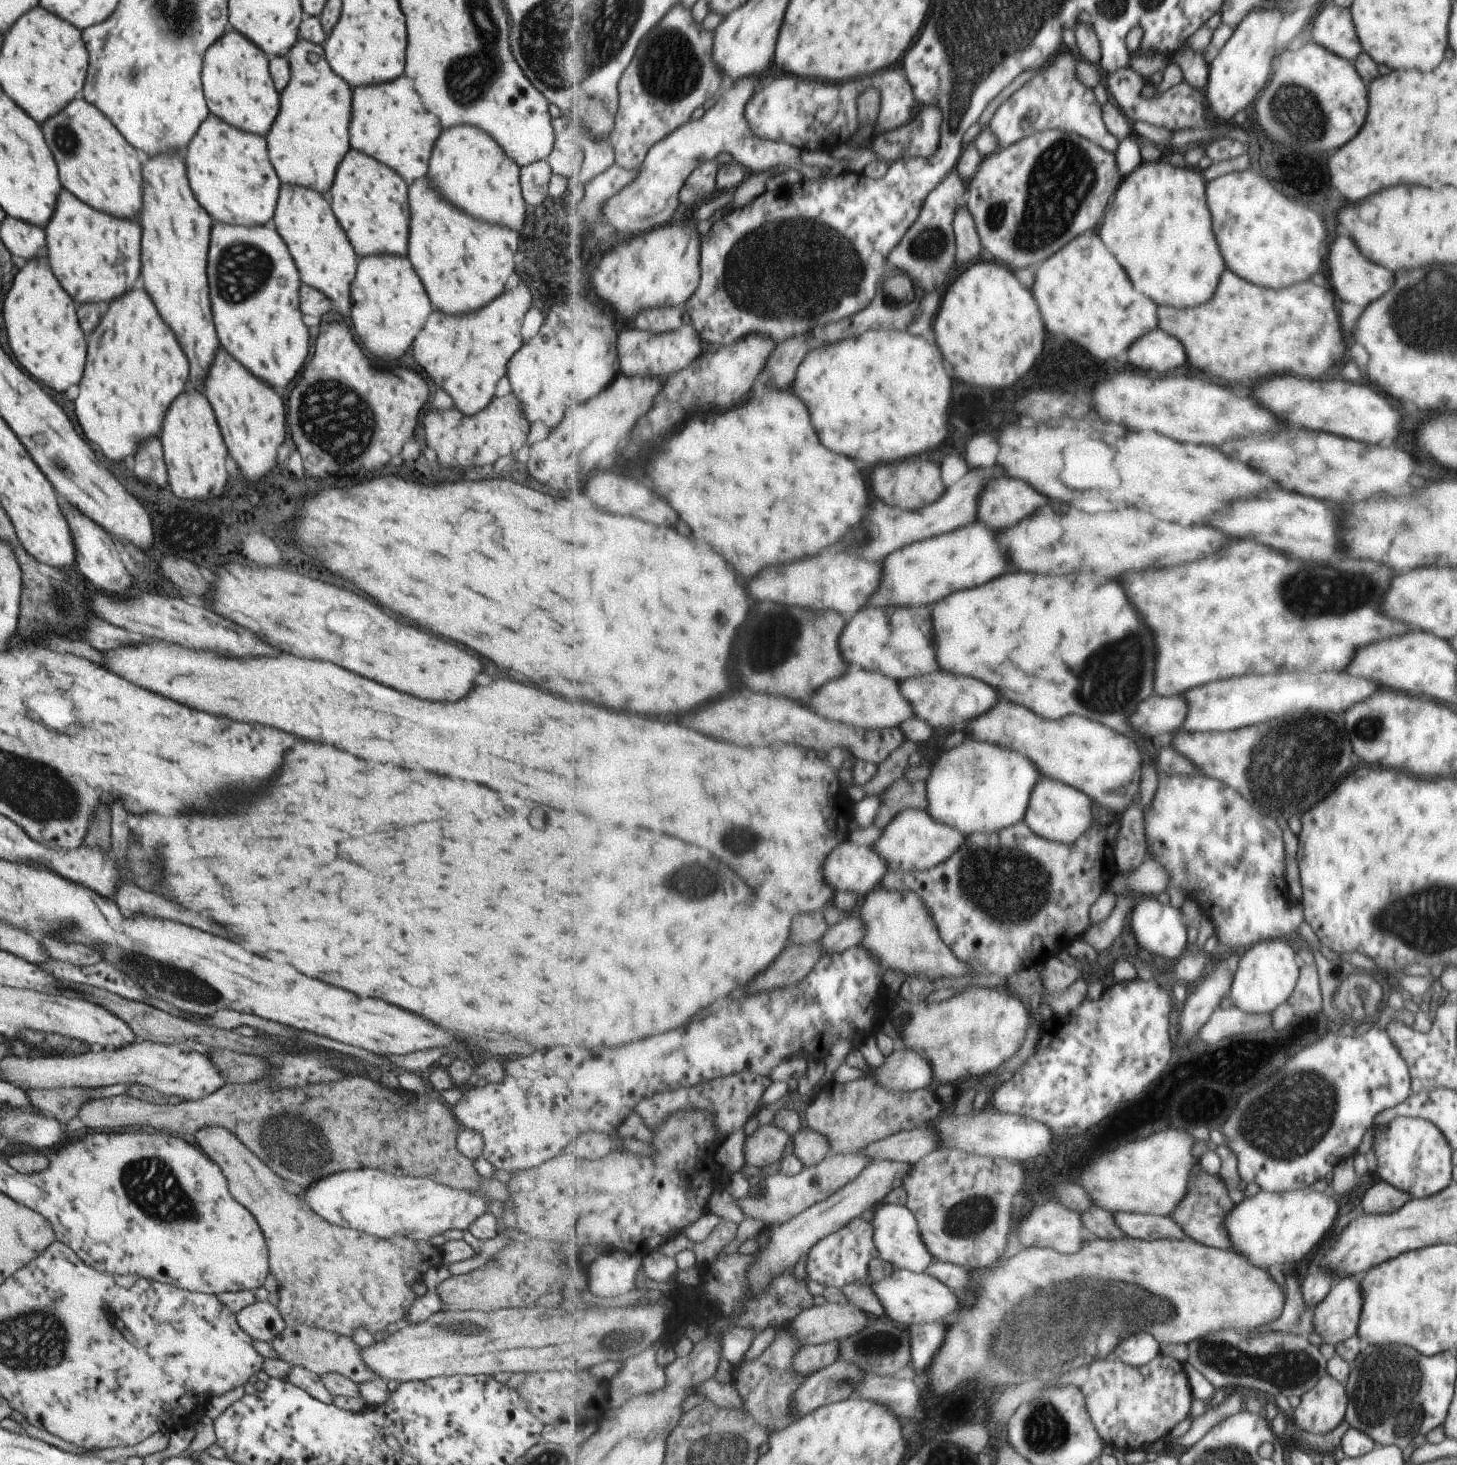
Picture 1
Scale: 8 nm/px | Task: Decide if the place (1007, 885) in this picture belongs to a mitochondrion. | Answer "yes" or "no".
yes

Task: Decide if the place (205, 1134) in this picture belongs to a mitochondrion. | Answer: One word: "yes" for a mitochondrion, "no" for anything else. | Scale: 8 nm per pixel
no

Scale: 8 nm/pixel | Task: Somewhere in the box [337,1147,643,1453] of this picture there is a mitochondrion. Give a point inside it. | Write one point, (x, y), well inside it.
(462, 1327)

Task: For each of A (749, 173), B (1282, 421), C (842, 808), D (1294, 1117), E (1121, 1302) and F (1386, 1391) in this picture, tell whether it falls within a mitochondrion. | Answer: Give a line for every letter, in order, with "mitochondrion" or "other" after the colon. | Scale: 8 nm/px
A: other
B: other
C: other
D: mitochondrion
E: mitochondrion
F: mitochondrion

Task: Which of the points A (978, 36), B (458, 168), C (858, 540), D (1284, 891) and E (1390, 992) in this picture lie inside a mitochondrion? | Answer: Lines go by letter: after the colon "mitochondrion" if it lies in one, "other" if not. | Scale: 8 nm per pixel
A: mitochondrion
B: other
C: mitochondrion
D: other
E: other

